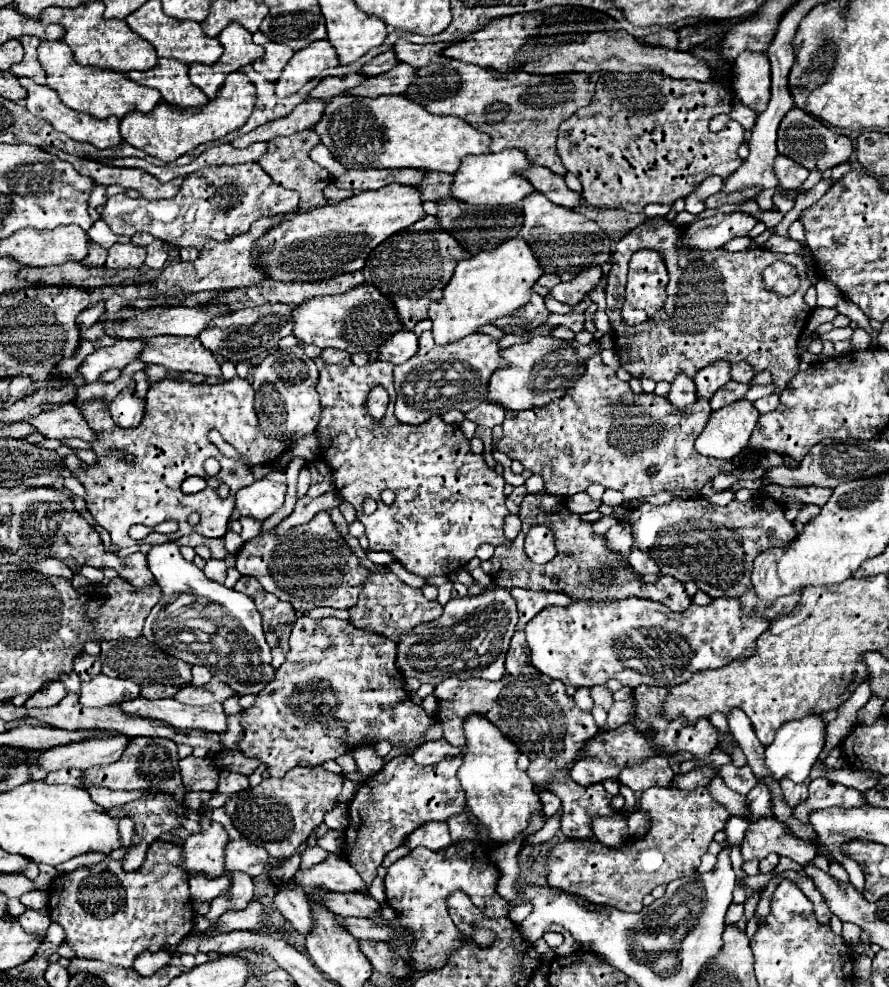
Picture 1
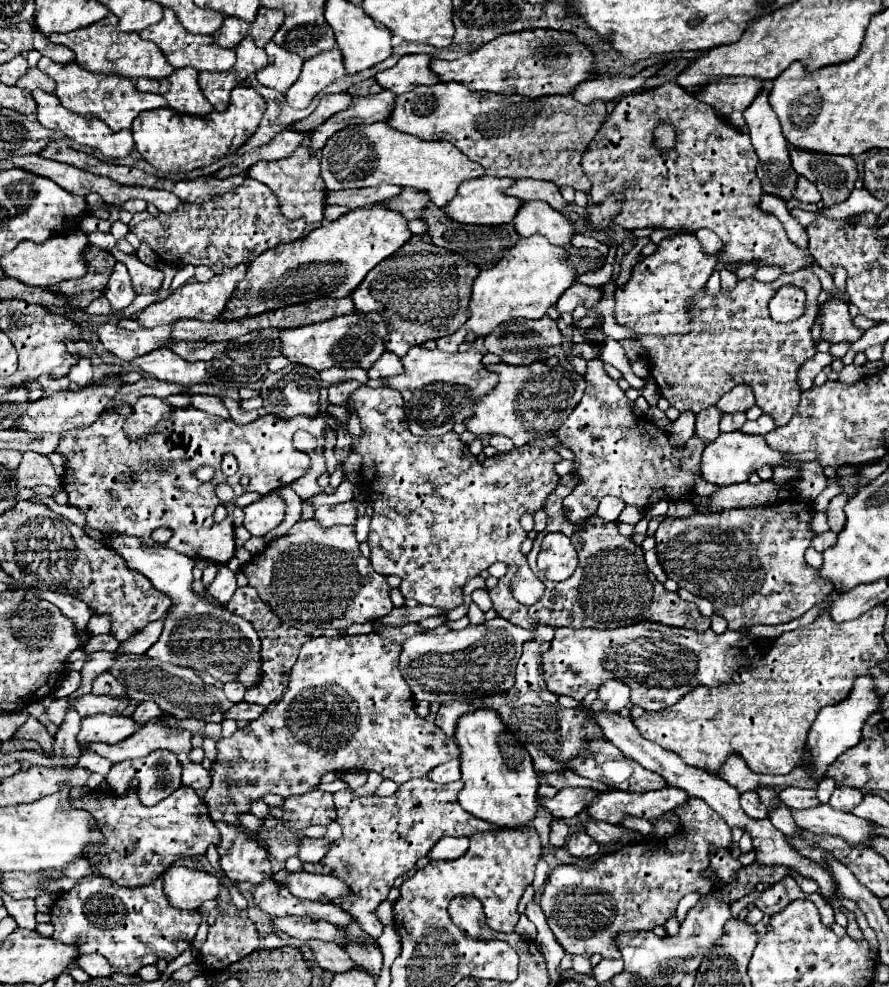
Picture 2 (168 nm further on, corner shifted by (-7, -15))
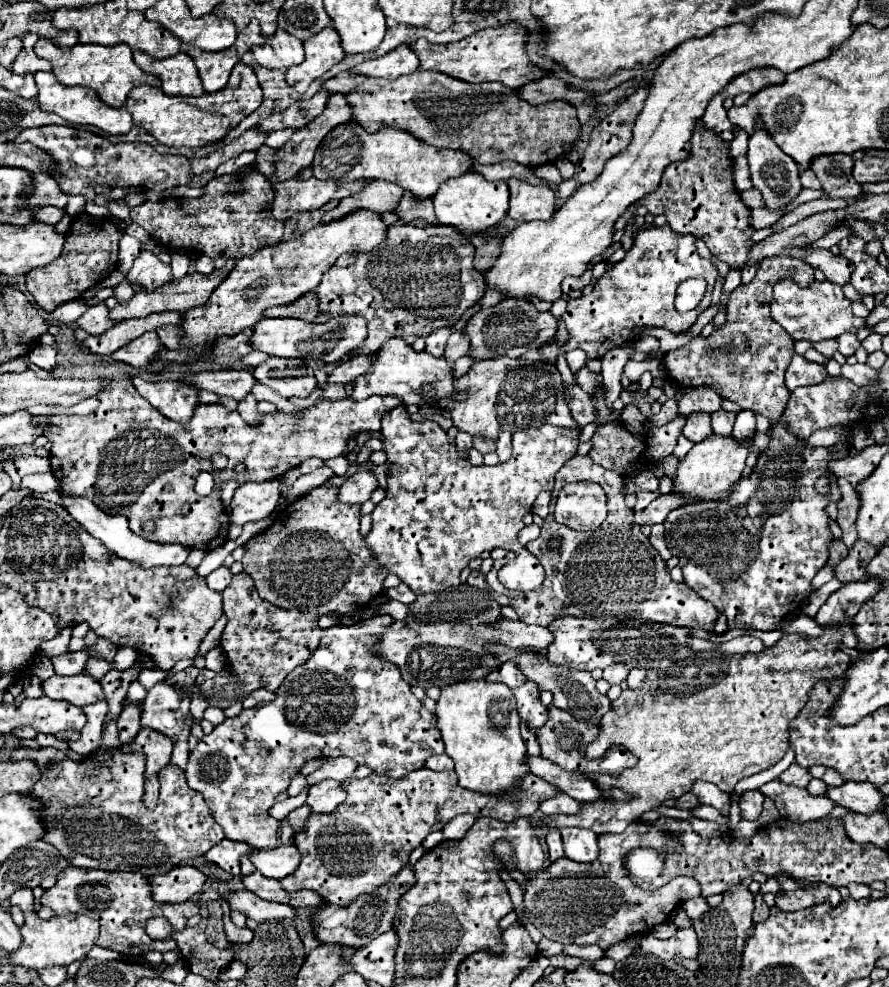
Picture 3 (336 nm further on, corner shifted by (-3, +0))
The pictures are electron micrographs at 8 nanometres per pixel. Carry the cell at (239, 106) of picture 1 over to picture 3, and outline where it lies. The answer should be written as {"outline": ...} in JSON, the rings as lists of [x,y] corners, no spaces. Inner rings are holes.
{"outline":[[[239,64],[235,66],[237,72],[229,78],[229,84],[215,92],[205,94],[203,98],[179,98],[179,96],[167,96],[159,88],[151,86],[137,86],[127,96],[125,108],[131,112],[135,126],[149,132],[159,144],[169,148],[199,148],[207,144],[219,142],[229,130],[233,130],[243,118],[247,118],[251,112],[255,112],[261,106],[261,86],[255,78],[255,72]]]}

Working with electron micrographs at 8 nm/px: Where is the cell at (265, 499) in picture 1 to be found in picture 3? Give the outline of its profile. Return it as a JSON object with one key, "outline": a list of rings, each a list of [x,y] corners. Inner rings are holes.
{"outline":[[[279,480],[243,482],[231,500],[231,522],[235,526],[245,526],[247,522],[263,520],[277,508],[279,500]]]}

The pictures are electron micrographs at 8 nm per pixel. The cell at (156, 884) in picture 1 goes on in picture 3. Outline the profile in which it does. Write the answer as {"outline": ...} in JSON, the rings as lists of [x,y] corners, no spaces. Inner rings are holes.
{"outline":[[[67,866],[59,876],[57,884],[41,896],[41,904],[49,906],[57,916],[67,914],[87,914],[95,918],[101,926],[97,944],[109,950],[115,950],[123,956],[143,956],[149,950],[175,950],[177,942],[169,936],[165,940],[153,940],[145,932],[145,924],[149,918],[165,916],[175,932],[185,928],[185,920],[199,912],[199,904],[193,900],[185,900],[179,904],[159,904],[151,900],[151,882],[147,876],[139,872],[107,872],[107,870],[85,870]]]}

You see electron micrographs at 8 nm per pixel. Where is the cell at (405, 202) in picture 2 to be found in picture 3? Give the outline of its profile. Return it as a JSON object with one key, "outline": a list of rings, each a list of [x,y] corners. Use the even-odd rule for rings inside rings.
{"outline":[[[373,180],[371,184],[367,184],[361,192],[343,198],[339,202],[337,208],[329,210],[323,214],[323,222],[331,222],[337,220],[339,216],[345,216],[357,208],[367,208],[367,210],[375,210],[375,212],[389,212],[395,210],[399,206],[399,200],[403,196],[403,188],[399,188],[399,184],[391,184],[385,180]]]}

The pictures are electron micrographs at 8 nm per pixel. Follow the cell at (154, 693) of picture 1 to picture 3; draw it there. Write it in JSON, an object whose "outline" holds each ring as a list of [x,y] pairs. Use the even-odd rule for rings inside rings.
{"outline":[[[127,704],[123,712],[117,718],[117,728],[119,728],[119,740],[121,744],[127,744],[135,738],[135,732],[139,732],[141,716],[141,704]]]}

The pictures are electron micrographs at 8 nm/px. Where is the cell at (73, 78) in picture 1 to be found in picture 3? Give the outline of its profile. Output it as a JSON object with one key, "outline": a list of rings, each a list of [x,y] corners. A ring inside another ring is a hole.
{"outline":[[[39,38],[35,44],[35,54],[53,64],[53,74],[63,86],[85,86],[97,92],[97,96],[111,108],[125,106],[127,94],[141,84],[159,88],[159,78],[143,72],[131,56],[131,50],[125,44],[119,46],[99,46],[99,44],[75,44],[73,48],[59,48],[51,40]]]}

